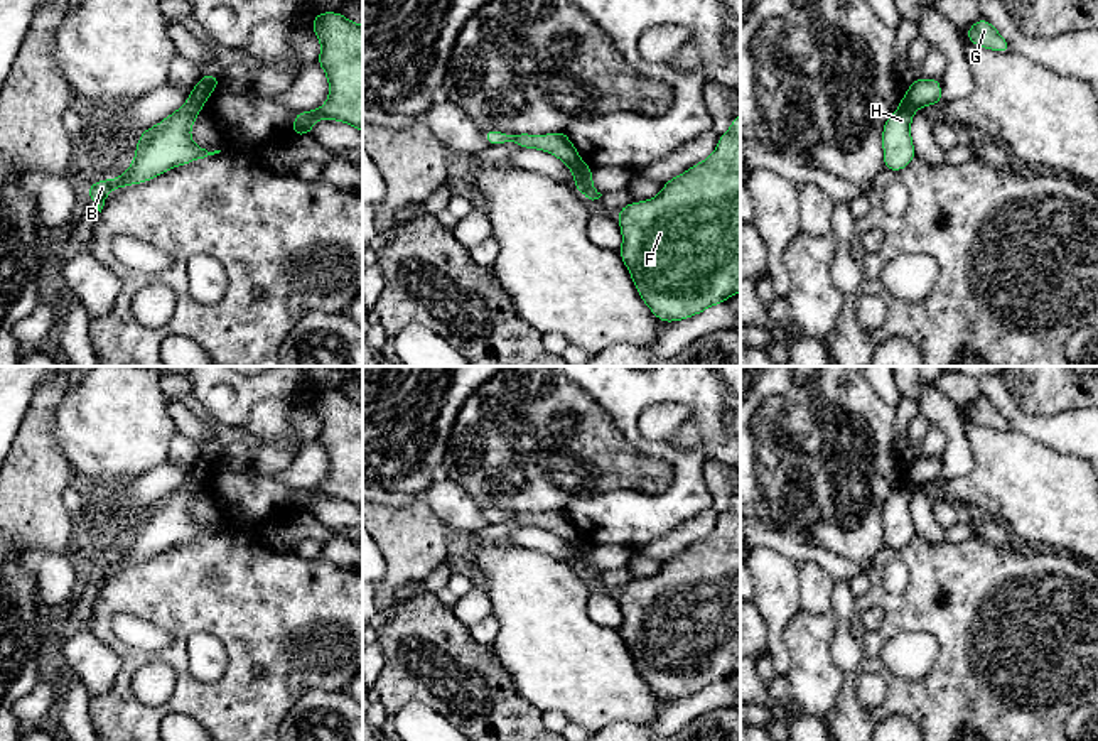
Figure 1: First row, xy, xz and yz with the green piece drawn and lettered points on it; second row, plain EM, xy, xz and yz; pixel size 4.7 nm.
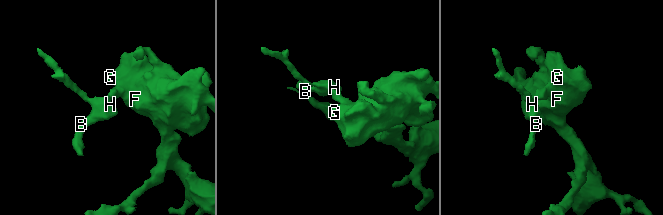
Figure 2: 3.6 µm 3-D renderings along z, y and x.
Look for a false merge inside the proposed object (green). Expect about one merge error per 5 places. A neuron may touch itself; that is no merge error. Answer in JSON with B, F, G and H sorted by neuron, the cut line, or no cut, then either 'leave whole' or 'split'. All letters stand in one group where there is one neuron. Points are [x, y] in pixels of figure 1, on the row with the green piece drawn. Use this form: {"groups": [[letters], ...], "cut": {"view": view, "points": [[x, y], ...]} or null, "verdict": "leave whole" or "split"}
{"groups": [["B", "H"], ["F", "G"]], "cut": {"view": "xy", "points": [[191, 93], [203, 105]]}, "verdict": "split"}

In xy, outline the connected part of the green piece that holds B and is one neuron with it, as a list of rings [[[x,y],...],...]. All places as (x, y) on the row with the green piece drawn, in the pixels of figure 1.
[[[189,95],[187,101],[177,111],[142,132],[135,143],[137,152],[132,165],[116,179],[93,182],[86,197],[94,201],[101,213],[111,189],[148,182],[174,167],[219,154],[221,150],[207,152],[191,138],[191,127],[201,110],[202,105]]]

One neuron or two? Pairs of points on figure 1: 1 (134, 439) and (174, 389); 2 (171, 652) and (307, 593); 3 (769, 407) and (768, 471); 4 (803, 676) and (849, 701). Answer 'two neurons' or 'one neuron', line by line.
1: two neurons
2: one neuron
3: one neuron
4: two neurons

